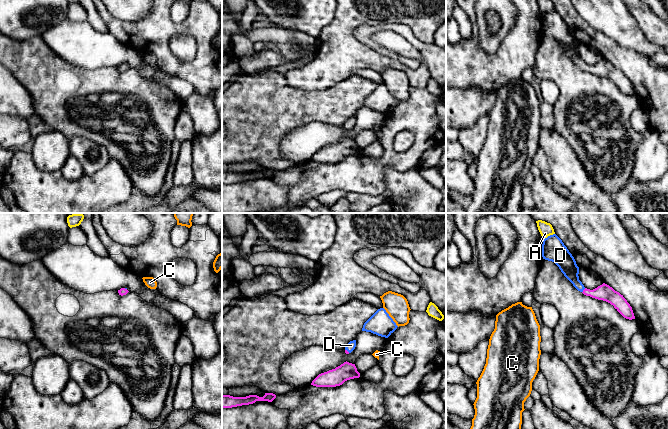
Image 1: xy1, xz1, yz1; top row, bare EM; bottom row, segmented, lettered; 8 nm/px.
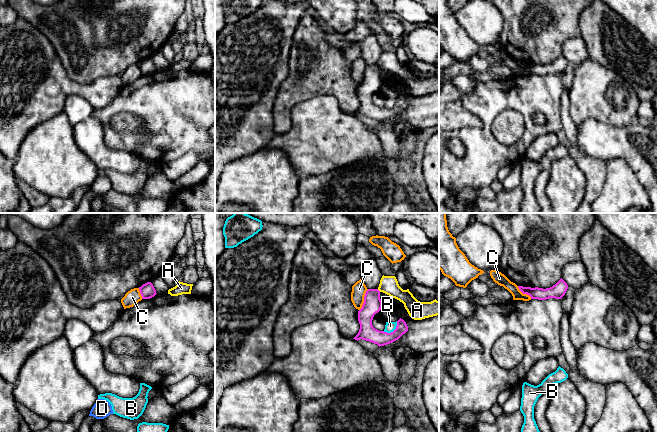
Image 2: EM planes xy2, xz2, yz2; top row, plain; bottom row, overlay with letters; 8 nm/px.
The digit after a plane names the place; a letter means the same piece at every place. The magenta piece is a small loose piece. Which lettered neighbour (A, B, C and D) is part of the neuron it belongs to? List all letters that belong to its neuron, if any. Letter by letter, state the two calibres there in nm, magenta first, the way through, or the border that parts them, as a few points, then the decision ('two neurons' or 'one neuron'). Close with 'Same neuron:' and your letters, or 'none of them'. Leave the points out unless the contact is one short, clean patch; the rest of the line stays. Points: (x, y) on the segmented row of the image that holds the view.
A: 150/150 nm | two neurons
B: 130/80 nm | along xz2 (397, 321), (397, 325), (392, 331), (383, 331) | two neurons
C: 150/120 nm | along xz2 (368, 289), (364, 295), (362, 307), (359, 310) | two neurons
D: 130/140 nm | across yz1 (604, 292), (583, 290), (575, 281), (567, 264) | one neuron
Same neuron: D

